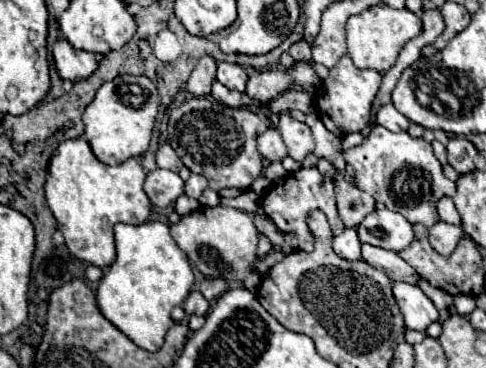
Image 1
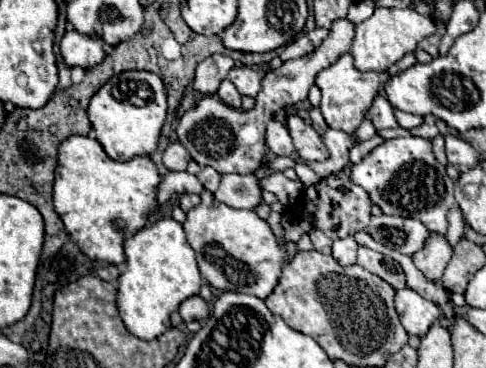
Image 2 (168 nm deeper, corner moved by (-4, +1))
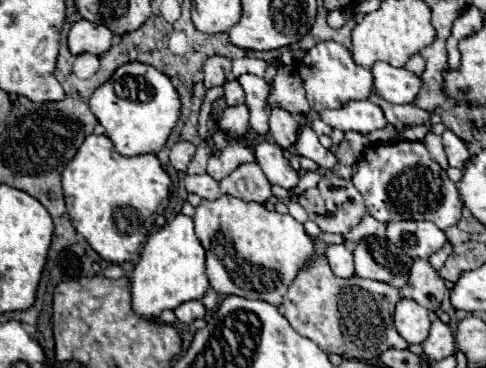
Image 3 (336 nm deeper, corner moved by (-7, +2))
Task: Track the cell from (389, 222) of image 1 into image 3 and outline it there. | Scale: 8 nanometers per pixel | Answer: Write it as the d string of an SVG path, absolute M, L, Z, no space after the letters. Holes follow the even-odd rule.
M400 220L386 224L386 238L412 258L428 258L442 248L446 234L432 222Z

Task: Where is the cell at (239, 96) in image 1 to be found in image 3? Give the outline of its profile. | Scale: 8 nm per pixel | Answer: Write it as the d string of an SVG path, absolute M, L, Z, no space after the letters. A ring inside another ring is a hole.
M238 80L234 82L226 82L224 84L224 98L226 98L226 104L228 106L236 106L236 104L244 104L244 90L242 86L238 84Z

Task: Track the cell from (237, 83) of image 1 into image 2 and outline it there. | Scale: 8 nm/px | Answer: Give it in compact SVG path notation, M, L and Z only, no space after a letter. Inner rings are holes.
M233 67L227 79L237 87L241 95L257 97L257 93L261 91L261 75L251 67Z

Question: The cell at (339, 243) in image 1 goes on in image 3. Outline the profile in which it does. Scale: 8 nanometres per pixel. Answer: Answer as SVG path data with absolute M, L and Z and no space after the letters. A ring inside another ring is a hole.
M346 244L340 246L328 246L326 248L326 258L330 262L330 268L336 276L340 278L348 278L354 274L354 256L352 256L352 248Z

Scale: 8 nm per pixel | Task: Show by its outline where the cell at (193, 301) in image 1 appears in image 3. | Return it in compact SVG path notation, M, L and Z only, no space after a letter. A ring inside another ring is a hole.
M190 300L190 302L180 304L180 306L174 310L174 314L176 314L176 318L178 318L180 322L190 324L190 322L194 322L196 318L204 318L206 308L204 308L204 304L202 304L200 300Z

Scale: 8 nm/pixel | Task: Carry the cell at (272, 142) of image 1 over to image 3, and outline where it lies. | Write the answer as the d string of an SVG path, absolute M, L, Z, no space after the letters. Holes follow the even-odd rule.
M274 108L270 112L270 134L280 148L290 148L298 136L296 120L282 108Z

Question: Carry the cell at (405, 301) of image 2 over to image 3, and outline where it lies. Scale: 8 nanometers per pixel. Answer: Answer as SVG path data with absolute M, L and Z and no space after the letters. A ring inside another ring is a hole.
M402 298L396 304L394 324L408 344L422 344L430 330L430 310L410 298Z

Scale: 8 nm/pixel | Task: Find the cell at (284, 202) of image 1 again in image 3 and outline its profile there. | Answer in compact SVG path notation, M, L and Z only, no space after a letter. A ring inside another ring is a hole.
M260 142L254 148L254 156L262 166L270 184L278 184L282 188L294 188L300 180L298 172L292 170L290 162L282 158L282 148L272 142Z

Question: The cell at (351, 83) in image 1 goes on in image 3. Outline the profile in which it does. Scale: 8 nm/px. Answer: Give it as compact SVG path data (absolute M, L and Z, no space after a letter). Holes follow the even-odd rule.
M324 42L324 44L316 44L314 48L310 48L306 56L296 64L296 70L304 80L306 98L312 110L316 112L324 108L338 110L338 108L344 108L352 100L368 100L370 94L374 92L374 76L370 68L358 66L352 54L336 42Z

